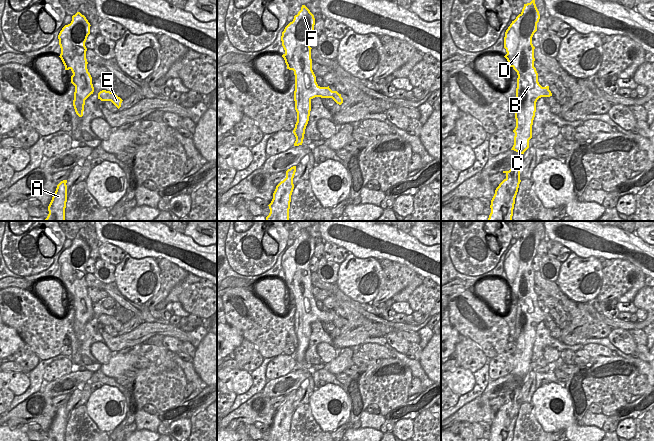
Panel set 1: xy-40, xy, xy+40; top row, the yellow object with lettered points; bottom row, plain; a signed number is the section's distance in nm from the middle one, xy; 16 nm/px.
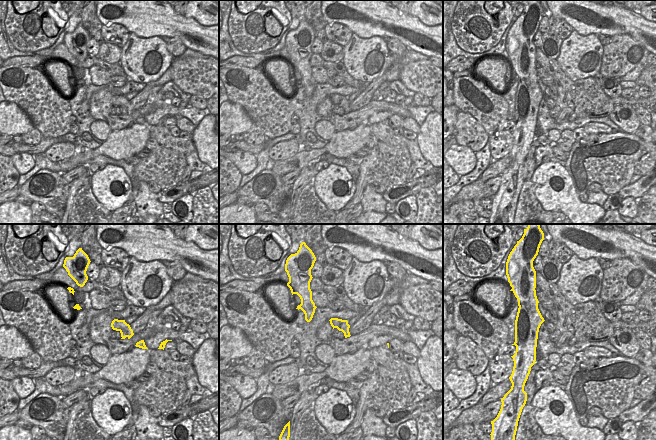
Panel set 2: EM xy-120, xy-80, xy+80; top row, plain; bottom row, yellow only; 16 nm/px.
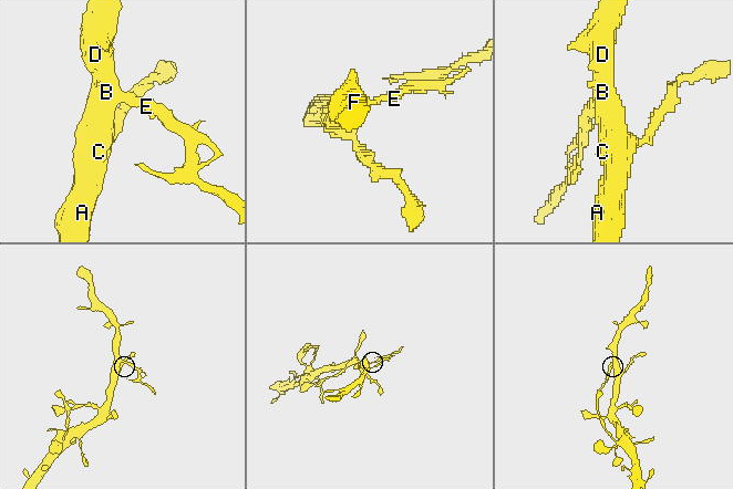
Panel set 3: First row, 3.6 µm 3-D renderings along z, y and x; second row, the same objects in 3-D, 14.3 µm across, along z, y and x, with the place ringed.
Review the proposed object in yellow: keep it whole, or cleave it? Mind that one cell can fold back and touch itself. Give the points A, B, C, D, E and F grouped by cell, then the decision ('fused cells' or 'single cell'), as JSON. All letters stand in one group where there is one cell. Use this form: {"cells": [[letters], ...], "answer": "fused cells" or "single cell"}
{"cells": [["A", "B", "C", "D", "F"], ["E"]], "answer": "fused cells"}

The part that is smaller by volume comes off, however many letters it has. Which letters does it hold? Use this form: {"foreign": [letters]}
{"foreign": ["E"]}

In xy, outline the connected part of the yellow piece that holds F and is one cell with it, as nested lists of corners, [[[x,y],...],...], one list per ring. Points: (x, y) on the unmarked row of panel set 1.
[[[302,229],[301,234],[294,240],[282,256],[281,265],[285,277],[287,293],[295,299],[294,325],[297,336],[297,346],[293,357],[296,361],[294,370],[302,369],[305,353],[309,345],[311,324],[321,321],[326,311],[320,311],[312,294],[311,271],[309,264],[314,256],[315,242],[310,234]]]

